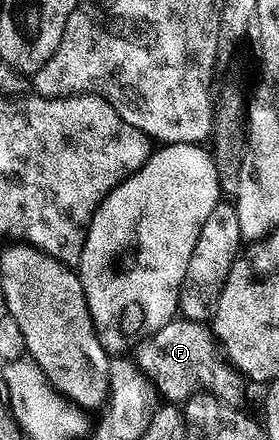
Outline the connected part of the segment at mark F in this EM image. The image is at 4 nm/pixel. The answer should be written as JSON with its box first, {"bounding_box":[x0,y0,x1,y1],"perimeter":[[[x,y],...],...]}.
{"bounding_box":[134,320,245,405],"perimeter":[[[171,320],[162,330],[141,340],[134,349],[134,363],[168,402],[183,402],[205,391],[227,404],[239,405],[244,396],[245,377],[218,351],[211,327],[198,320]]]}

